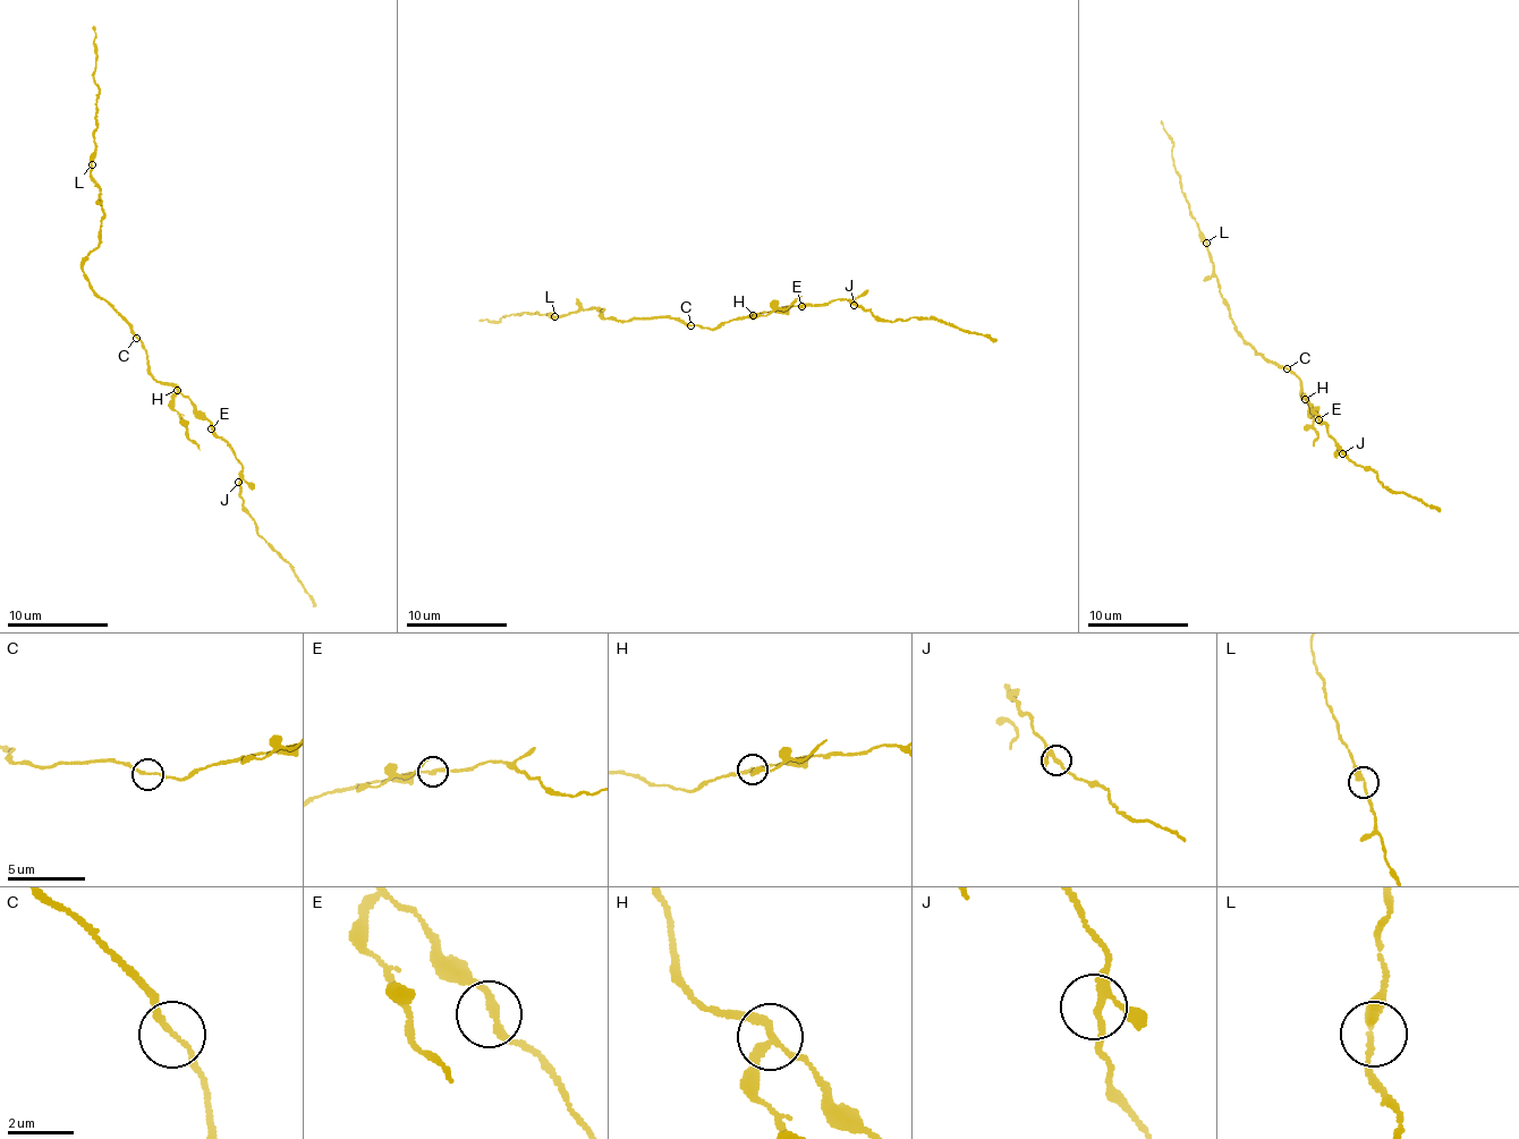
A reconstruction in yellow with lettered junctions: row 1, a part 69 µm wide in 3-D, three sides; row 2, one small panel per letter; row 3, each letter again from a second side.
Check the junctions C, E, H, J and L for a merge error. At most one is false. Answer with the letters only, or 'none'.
H

